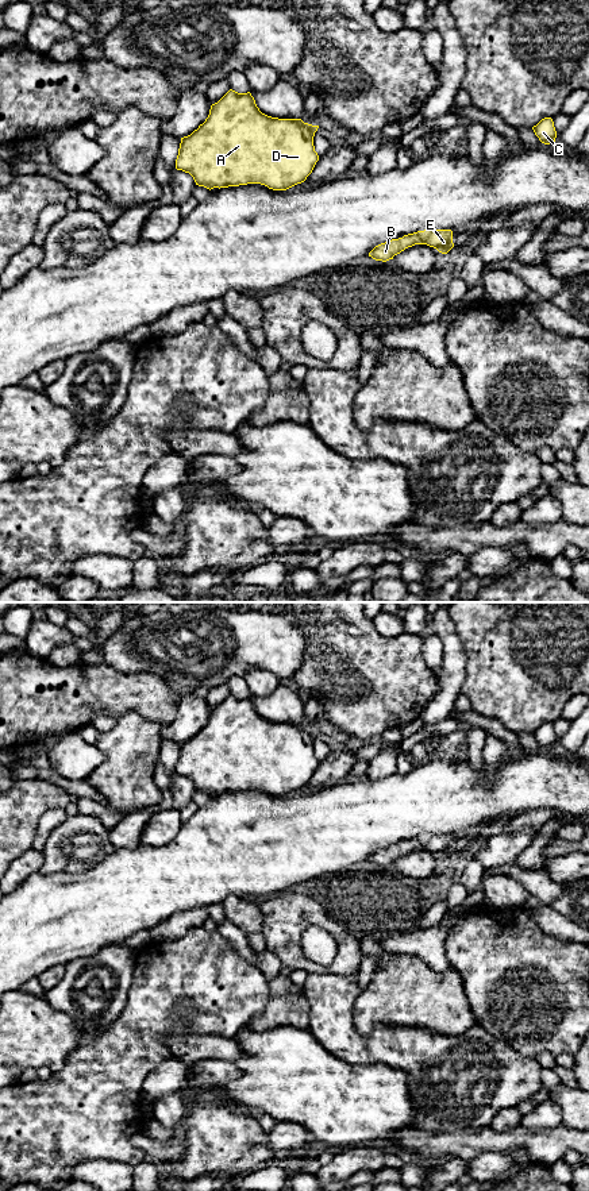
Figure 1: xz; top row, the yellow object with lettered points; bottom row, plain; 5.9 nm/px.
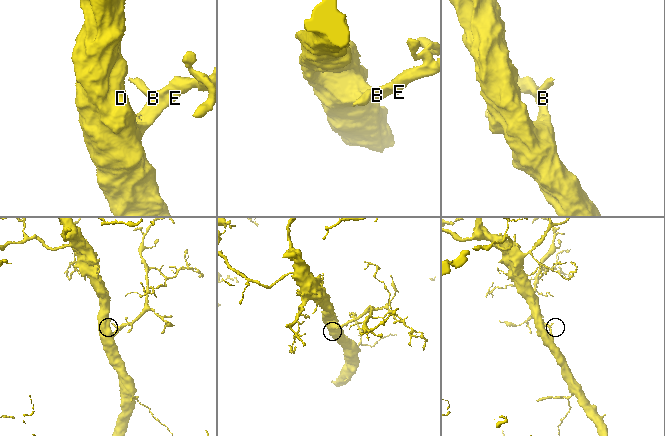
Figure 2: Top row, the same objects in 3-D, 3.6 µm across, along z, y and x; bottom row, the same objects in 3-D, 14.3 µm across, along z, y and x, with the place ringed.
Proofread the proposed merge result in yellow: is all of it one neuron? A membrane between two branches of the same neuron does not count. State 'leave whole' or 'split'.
leave whole

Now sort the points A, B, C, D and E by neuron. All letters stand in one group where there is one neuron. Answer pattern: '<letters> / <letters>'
A B C D E

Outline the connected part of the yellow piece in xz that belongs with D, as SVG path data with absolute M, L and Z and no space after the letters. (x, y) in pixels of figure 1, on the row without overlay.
M230 694L211 710L209 720L190 740L181 743L176 774L189 778L196 790L207 794L261 789L286 795L312 778L319 760L313 741L319 731L301 724L278 724L259 716L250 697Z

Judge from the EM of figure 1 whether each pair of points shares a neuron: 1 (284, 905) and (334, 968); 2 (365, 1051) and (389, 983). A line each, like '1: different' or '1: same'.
1: same
2: different

